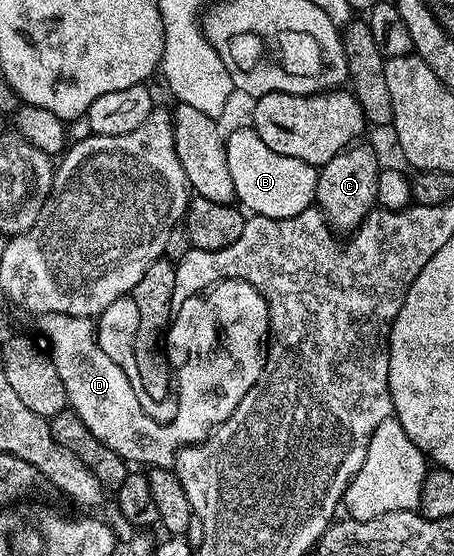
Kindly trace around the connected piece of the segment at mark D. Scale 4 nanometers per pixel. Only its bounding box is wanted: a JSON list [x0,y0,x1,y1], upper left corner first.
[37,280,270,469]

